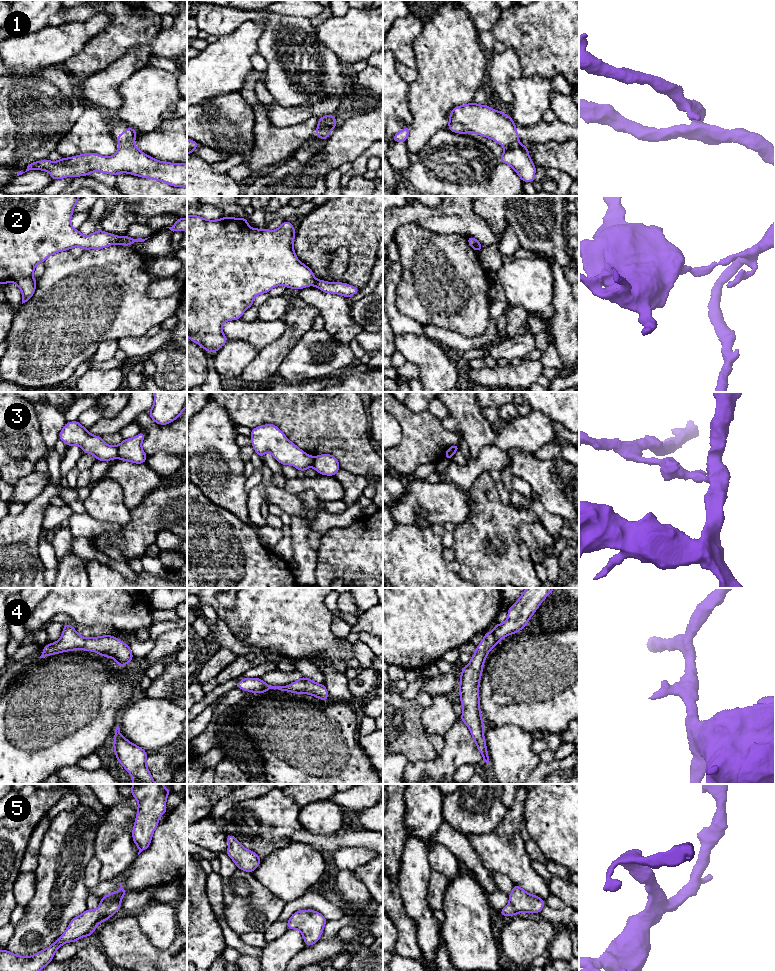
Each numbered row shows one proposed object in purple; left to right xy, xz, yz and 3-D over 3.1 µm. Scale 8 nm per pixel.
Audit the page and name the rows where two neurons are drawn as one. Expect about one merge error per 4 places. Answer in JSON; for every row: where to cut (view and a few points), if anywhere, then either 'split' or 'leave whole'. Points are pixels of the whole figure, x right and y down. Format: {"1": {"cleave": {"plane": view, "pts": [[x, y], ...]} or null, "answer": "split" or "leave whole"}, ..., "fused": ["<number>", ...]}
{"1": {"cleave": {"plane": "xz", "pts": [[330, 129], [316, 132]]}, "answer": "split"}, "2": {"cleave": {"plane": "xy", "pts": [[121, 237], [117, 243]]}, "answer": "split"}, "3": {"cleave": {"plane": "xy", "pts": [[115, 446], [118, 456]]}, "answer": "split"}, "4": {"cleave": null, "answer": "leave whole"}, "5": {"cleave": null, "answer": "leave whole"}, "fused": ["1", "2", "3"]}

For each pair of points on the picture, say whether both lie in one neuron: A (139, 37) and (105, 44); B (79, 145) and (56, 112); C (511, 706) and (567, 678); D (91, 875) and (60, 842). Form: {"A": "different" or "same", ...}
{"A": "same", "B": "different", "C": "same", "D": "different"}

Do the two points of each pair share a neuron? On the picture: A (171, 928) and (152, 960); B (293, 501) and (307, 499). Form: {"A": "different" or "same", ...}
{"A": "different", "B": "different"}

